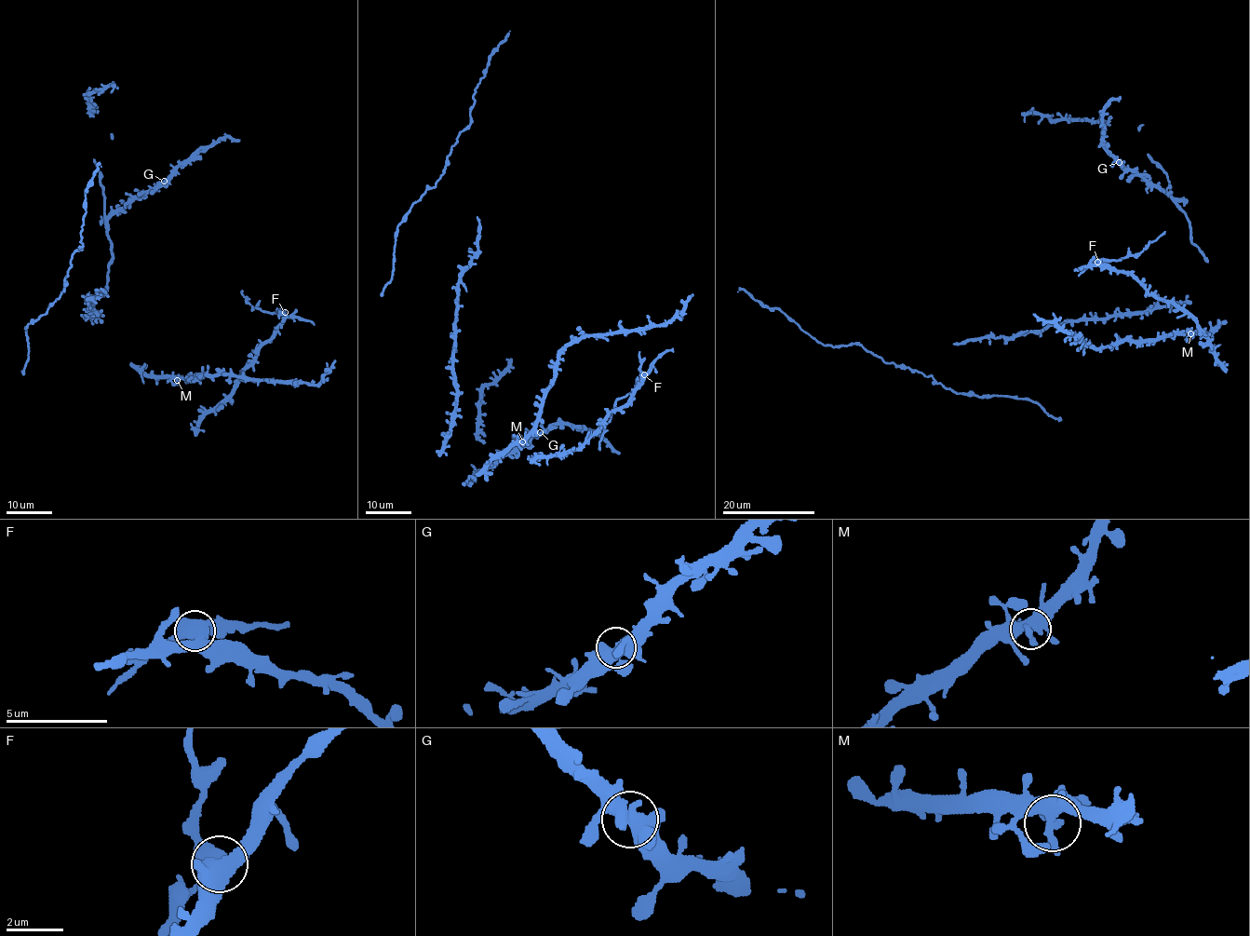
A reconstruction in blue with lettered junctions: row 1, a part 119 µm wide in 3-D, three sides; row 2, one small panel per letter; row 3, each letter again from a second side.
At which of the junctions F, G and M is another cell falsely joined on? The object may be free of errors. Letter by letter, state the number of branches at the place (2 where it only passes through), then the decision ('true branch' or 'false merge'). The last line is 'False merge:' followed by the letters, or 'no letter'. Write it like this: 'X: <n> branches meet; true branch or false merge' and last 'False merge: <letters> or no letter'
F: 3 branches meet; false merge
G: 3 branches meet; true branch
M: 3 branches meet; true branch
False merge: F

